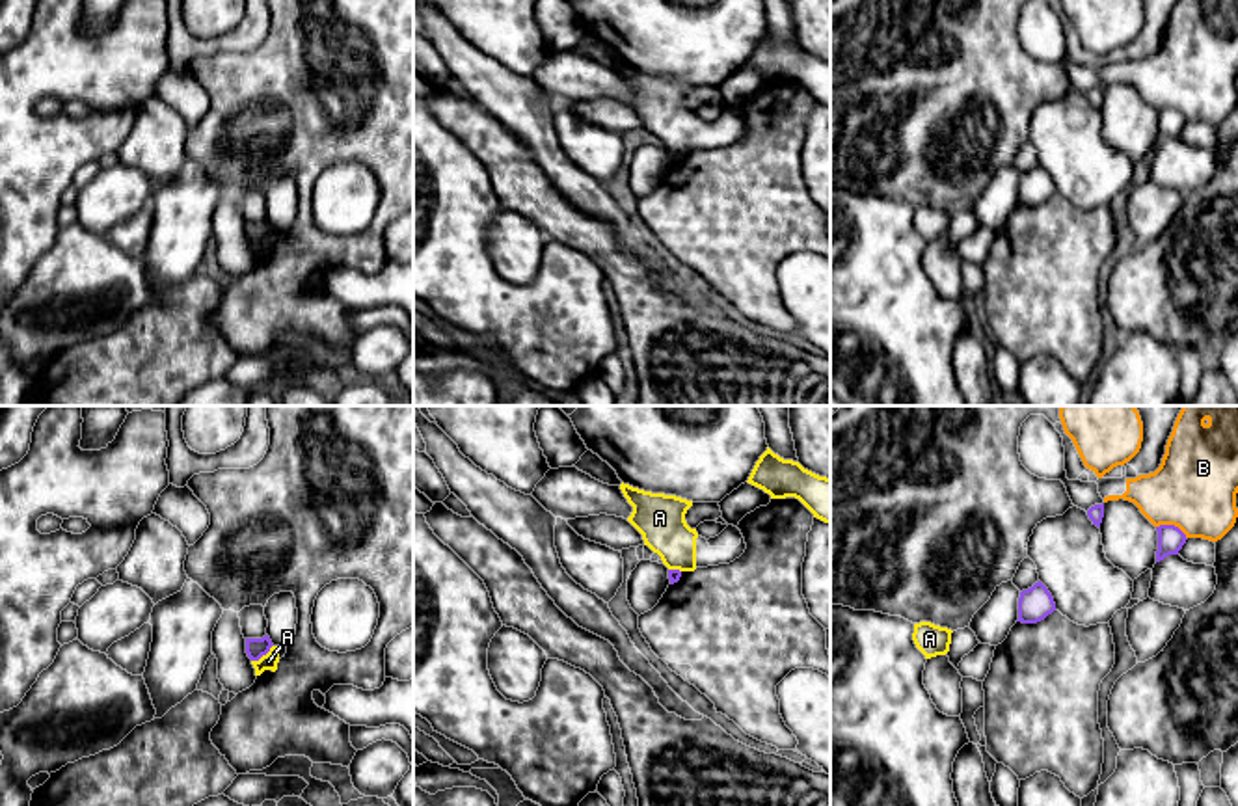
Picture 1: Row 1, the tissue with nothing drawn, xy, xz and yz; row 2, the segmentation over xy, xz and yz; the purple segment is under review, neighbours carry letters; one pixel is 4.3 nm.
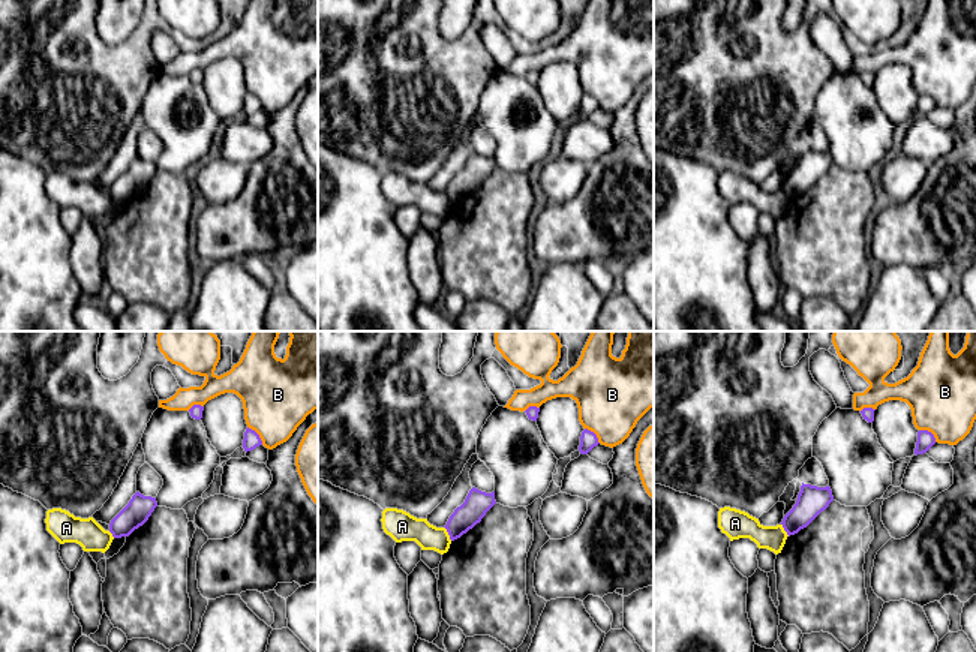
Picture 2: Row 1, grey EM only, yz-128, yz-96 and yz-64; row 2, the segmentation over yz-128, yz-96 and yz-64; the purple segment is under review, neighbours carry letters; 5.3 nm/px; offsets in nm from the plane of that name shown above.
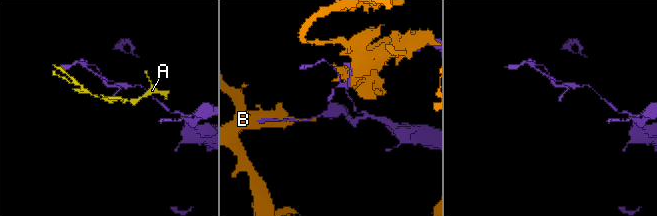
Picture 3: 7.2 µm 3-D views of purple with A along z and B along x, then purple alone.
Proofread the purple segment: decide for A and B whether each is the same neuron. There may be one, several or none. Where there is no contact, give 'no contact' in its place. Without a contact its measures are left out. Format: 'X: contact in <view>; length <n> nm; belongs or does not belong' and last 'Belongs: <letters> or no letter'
A: contact in xy; length 120 nm; does not belong
B: contact in yz; length 150 nm; does not belong
Belongs: no letter

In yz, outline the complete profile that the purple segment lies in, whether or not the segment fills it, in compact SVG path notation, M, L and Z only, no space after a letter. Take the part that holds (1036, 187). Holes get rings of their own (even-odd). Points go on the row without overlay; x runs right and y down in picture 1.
M1039 164L1031 171L1022 173L1018 181L1018 203L1022 207L1037 207L1056 194L1056 186L1048 171Z

